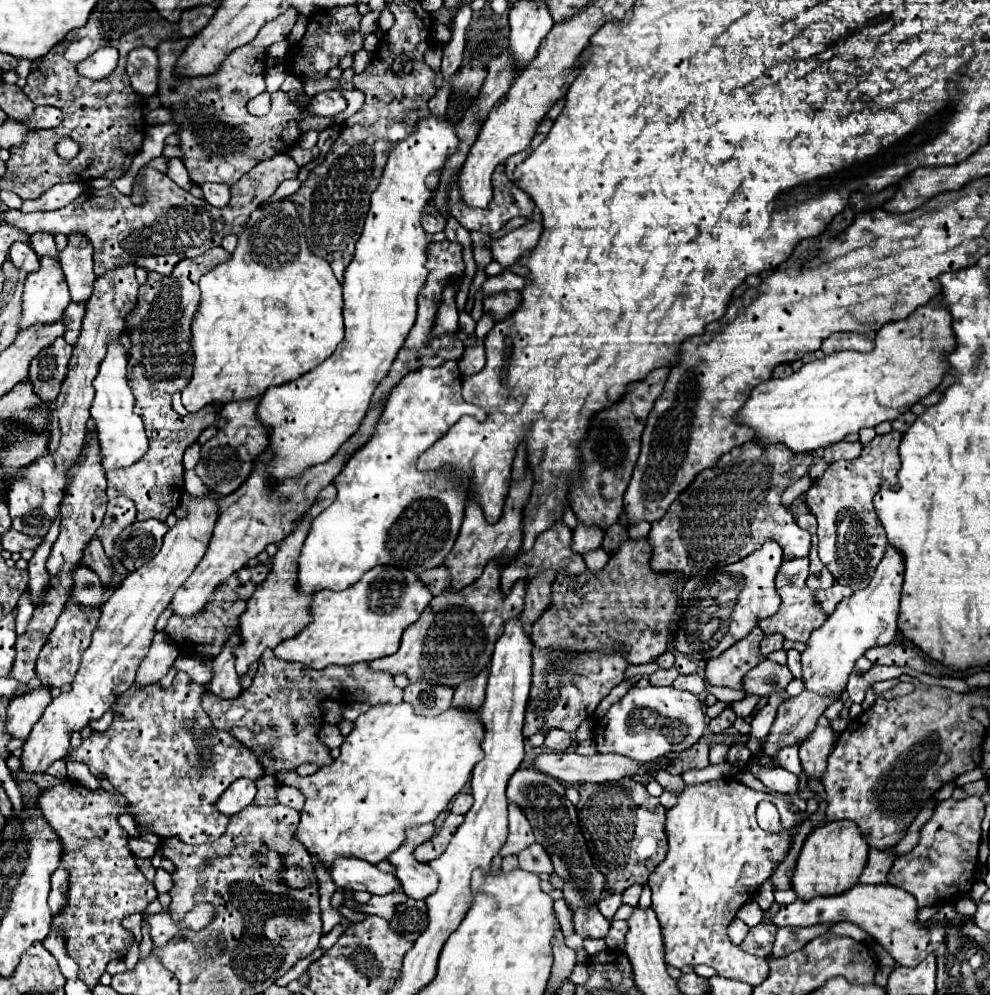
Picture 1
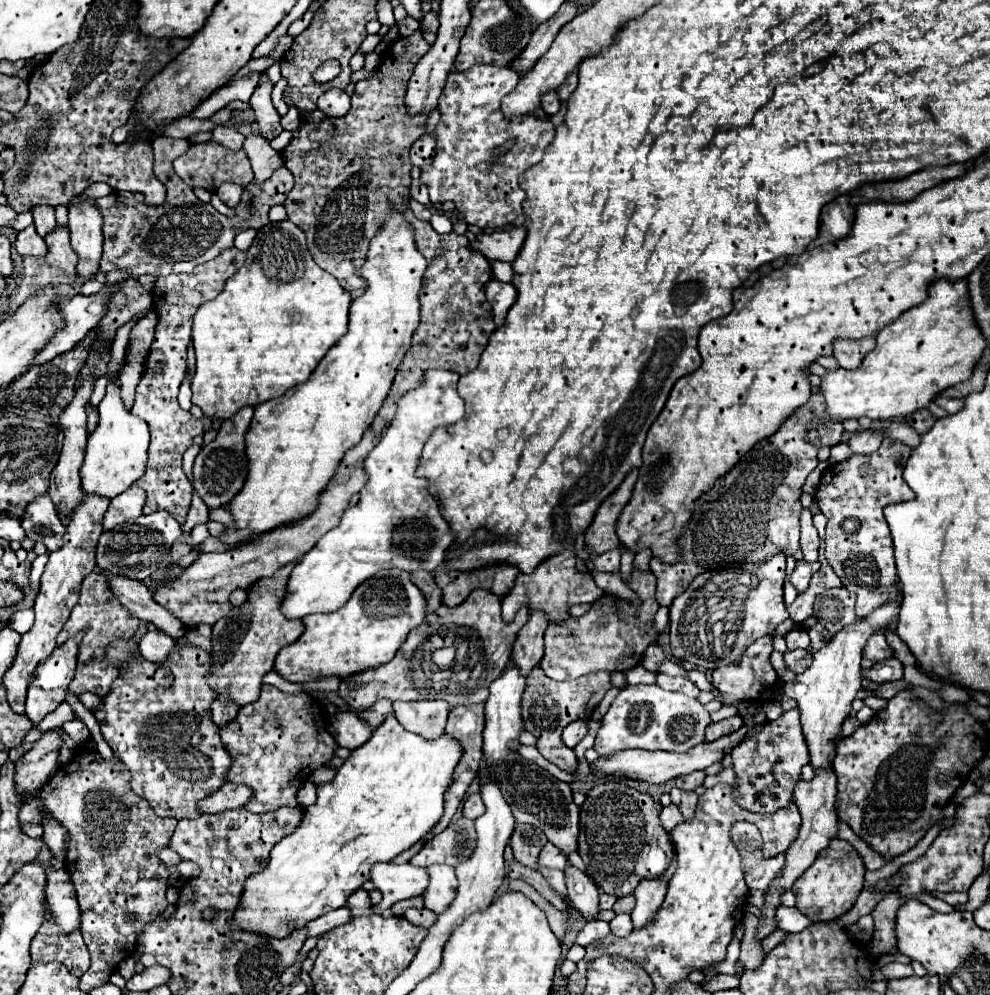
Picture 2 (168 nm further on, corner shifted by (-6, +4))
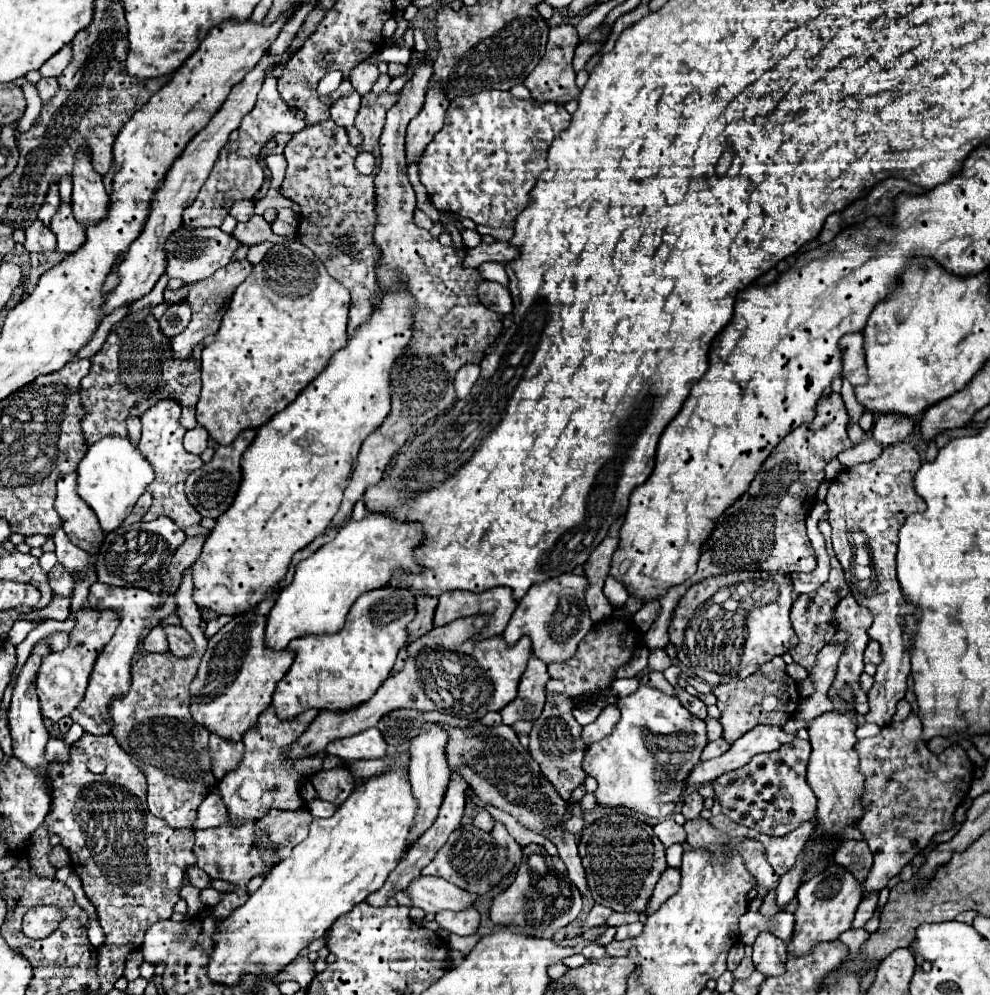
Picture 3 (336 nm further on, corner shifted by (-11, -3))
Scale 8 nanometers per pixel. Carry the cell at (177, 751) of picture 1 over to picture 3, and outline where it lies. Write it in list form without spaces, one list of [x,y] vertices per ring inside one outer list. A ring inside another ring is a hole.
[[[186,570],[174,600],[182,628],[194,638],[196,654],[192,658],[174,658],[174,654],[144,654],[132,664],[132,684],[128,694],[110,706],[110,716],[114,720],[112,736],[132,756],[148,780],[150,812],[164,818],[172,828],[192,826],[198,806],[208,796],[208,788],[214,784],[210,770],[212,758],[208,754],[208,730],[192,722],[190,716],[188,686],[196,676],[200,656],[206,650],[206,638],[200,630],[202,616],[192,600],[192,590],[192,570]],[[172,718],[178,722],[172,722]]]

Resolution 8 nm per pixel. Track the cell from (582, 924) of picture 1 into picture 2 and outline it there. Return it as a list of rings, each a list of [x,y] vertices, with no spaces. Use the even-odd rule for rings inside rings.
[[[573,865],[565,867],[565,877],[567,877],[567,893],[573,903],[573,907],[587,919],[595,919],[599,915],[599,891],[595,883],[587,879],[587,875]]]

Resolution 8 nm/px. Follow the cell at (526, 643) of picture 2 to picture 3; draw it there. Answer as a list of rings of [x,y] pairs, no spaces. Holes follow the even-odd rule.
[[[530,656],[528,668],[520,680],[518,698],[500,710],[502,722],[512,726],[518,720],[536,720],[546,704],[546,690],[544,690],[546,682],[548,682],[546,664],[536,656]]]

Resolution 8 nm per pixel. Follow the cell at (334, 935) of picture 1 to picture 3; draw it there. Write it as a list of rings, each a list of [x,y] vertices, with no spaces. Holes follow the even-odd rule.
[[[418,876],[406,890],[414,906],[422,908],[424,912],[442,912],[442,910],[454,910],[460,912],[464,908],[474,906],[476,896],[460,890],[458,886],[442,880],[442,878],[424,878]]]

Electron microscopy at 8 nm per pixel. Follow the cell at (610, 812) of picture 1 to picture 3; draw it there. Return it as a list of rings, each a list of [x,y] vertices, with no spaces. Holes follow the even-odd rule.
[[[610,814],[584,828],[578,842],[578,852],[596,904],[602,904],[614,912],[642,914],[662,870],[666,868],[664,850],[666,848],[656,838],[652,826],[636,822],[632,816]]]

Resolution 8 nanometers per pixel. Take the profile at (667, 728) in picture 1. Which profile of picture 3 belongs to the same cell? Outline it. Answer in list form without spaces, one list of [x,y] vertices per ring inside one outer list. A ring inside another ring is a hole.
[[[640,684],[640,688],[624,698],[618,698],[618,708],[622,710],[622,718],[614,732],[600,742],[594,742],[586,748],[586,756],[582,760],[582,768],[588,776],[596,778],[598,790],[594,792],[596,802],[606,808],[630,808],[644,816],[664,820],[674,814],[676,804],[682,802],[682,794],[686,792],[686,778],[700,762],[700,752],[706,746],[706,722],[692,716],[678,698],[666,696],[664,692]]]

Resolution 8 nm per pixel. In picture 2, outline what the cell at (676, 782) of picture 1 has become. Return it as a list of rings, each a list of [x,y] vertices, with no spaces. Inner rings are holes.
[[[671,787],[669,795],[671,795],[671,801],[683,813],[683,817],[691,819],[693,811],[695,811],[695,805],[697,805],[697,793],[695,791],[679,791],[679,787]]]

